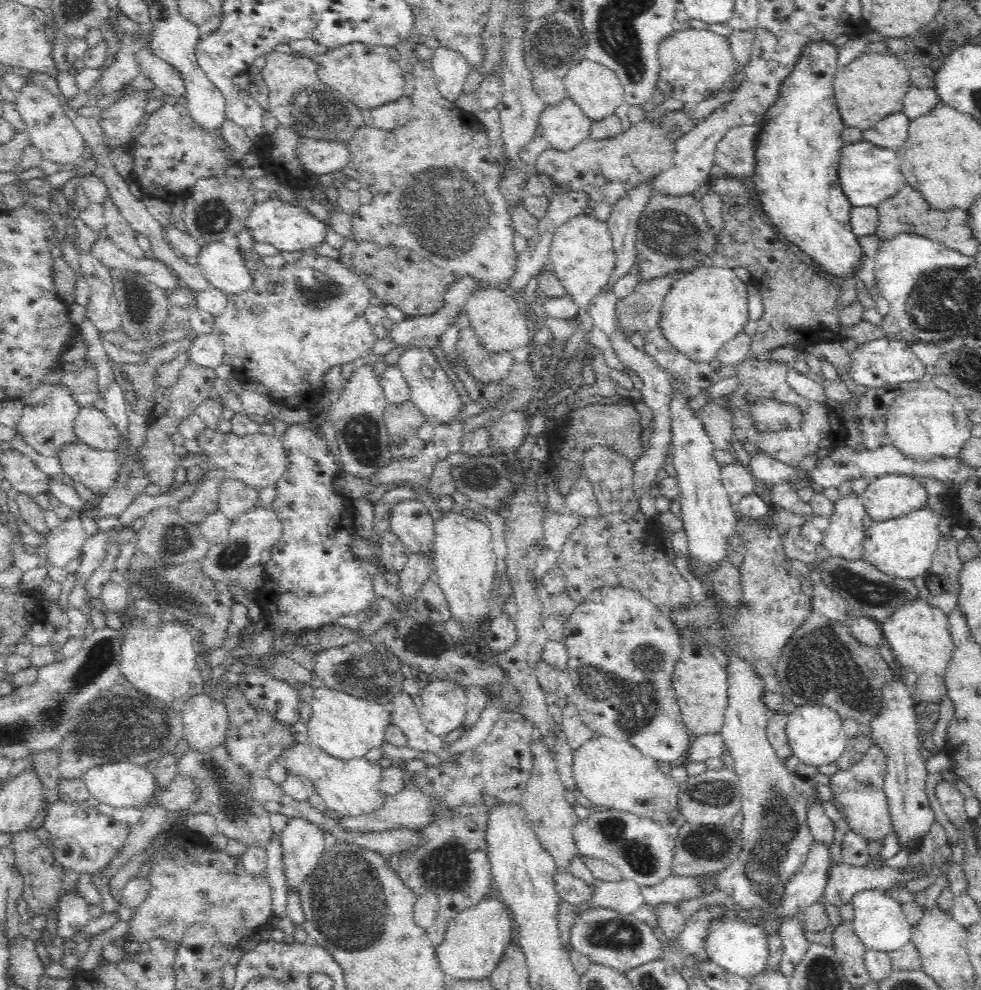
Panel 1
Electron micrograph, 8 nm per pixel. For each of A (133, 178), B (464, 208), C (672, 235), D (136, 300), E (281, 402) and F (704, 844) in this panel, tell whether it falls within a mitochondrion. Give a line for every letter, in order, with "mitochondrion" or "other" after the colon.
A: other
B: mitochondrion
C: mitochondrion
D: mitochondrion
E: other
F: mitochondrion

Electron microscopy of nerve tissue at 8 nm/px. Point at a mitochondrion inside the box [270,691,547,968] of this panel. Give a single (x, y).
(348, 902)

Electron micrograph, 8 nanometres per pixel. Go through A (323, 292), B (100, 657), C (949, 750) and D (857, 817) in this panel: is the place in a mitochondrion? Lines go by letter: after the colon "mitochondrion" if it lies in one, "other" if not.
A: mitochondrion
B: mitochondrion
C: other
D: other

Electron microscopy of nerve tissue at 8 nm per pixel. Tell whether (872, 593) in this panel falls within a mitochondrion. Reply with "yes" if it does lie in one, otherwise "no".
yes

